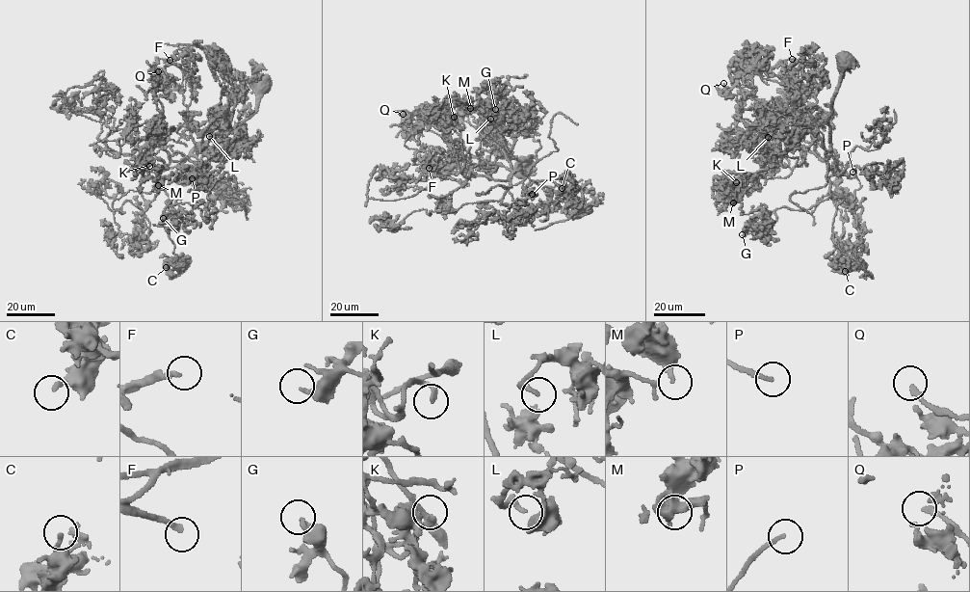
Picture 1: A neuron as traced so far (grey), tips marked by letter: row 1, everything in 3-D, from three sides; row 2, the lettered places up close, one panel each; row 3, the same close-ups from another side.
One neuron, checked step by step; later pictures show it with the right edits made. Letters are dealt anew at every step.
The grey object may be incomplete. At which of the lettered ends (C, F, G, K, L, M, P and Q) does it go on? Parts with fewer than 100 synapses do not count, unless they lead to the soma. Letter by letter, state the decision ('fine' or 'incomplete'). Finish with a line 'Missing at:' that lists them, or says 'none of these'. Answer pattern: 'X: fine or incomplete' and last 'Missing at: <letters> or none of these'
C: fine
F: fine
G: fine
K: fine
L: fine
M: fine
P: incomplete
Q: incomplete
Missing at: P, Q

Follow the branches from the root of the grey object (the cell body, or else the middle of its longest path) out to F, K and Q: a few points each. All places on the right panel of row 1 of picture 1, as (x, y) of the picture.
F: (848, 64), (831, 99), (828, 150), (798, 120), (795, 94), (784, 62), (792, 59)
K: (848, 64), (831, 99), (827, 159), (802, 151), (801, 165), (788, 176), (744, 176), (745, 181), (736, 182)
Q: (848, 64), (831, 99), (830, 153), (822, 160), (787, 139), (786, 123), (764, 99), (741, 106), (723, 83)

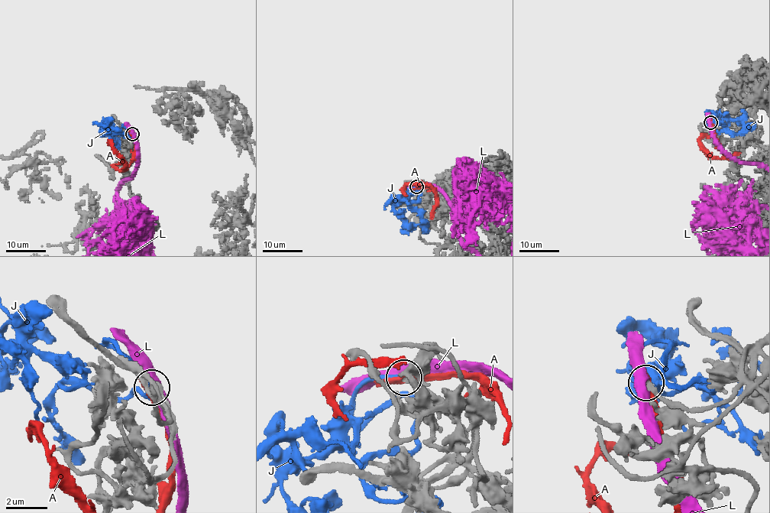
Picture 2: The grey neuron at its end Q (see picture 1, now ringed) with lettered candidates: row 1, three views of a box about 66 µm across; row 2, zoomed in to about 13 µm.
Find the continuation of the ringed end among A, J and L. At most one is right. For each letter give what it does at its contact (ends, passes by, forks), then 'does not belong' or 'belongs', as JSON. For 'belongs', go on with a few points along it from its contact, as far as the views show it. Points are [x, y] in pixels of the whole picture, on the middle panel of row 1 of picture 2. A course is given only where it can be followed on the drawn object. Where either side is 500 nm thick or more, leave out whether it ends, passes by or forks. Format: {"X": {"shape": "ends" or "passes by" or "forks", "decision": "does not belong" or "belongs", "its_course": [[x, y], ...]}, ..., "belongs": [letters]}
{"A": {"shape": "passes by", "decision": "does not belong"}, "J": {"shape": "ends", "decision": "belongs", "its_course": [[416, 187], [408, 189], [407, 195], [418, 191], [419, 199], [409, 206], [418, 212], [419, 224], [401, 230]]}, "L": {"shape": "passes by", "decision": "does not belong"}, "belongs": ["J"]}

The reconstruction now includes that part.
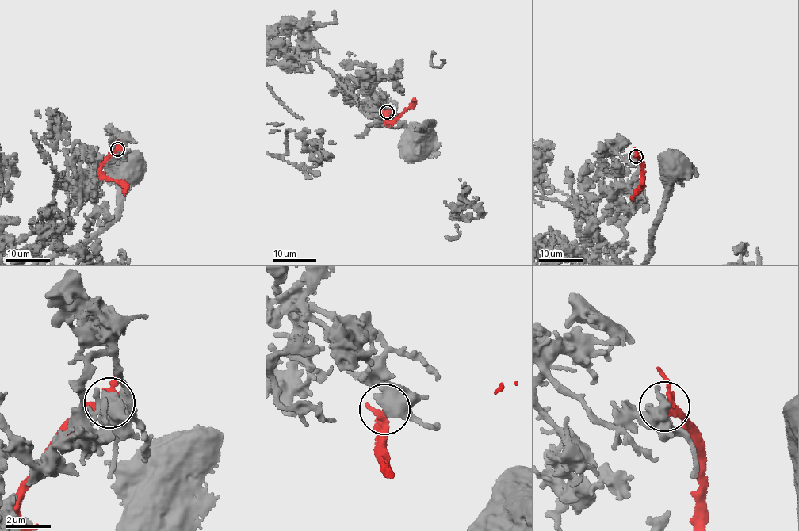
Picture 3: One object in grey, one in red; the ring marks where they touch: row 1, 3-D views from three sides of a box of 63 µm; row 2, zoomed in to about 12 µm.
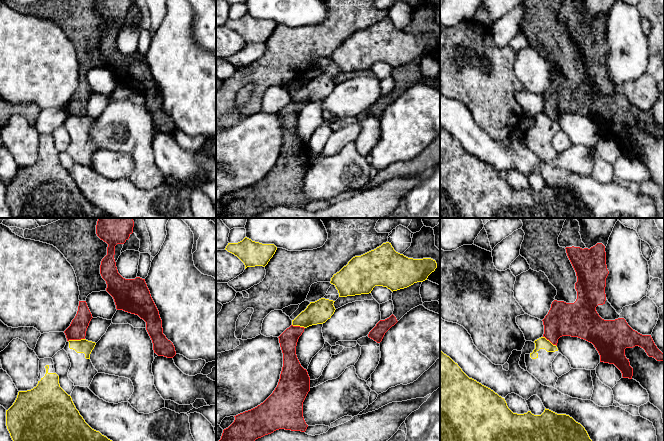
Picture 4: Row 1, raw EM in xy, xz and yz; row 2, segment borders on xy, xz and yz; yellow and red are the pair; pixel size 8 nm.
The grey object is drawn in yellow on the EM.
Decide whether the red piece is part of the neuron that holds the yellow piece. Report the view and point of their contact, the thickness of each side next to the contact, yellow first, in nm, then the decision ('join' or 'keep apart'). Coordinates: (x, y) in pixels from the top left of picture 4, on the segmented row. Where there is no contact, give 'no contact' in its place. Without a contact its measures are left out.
contact xy (76, 340); calibres 110 and 140 nm; keep apart

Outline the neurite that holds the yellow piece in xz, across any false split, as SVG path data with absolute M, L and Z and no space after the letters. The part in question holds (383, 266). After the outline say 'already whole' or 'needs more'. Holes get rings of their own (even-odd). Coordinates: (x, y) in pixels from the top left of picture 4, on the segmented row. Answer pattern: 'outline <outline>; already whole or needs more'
outline M386 242L353 257L333 275L330 283L338 290L339 297L369 294L375 286L387 287L393 292L427 280L436 268L435 260L408 258Z; already whole

